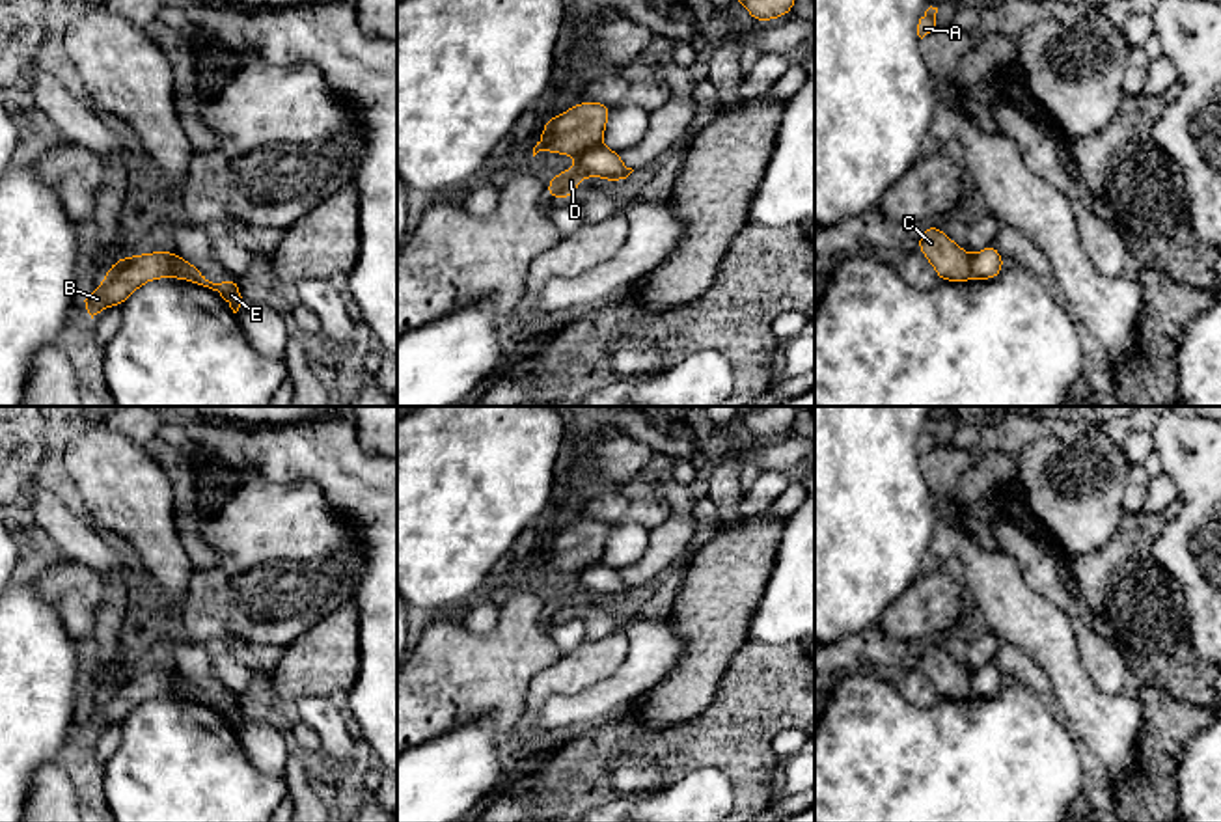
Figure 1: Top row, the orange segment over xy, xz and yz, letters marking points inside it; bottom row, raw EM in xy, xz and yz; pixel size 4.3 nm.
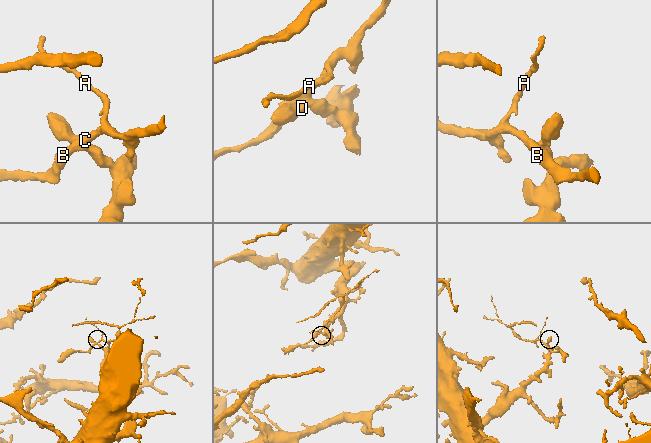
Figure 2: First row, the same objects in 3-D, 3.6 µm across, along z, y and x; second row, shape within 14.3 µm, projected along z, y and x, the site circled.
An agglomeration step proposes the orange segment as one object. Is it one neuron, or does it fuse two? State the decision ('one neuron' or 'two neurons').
two neurons

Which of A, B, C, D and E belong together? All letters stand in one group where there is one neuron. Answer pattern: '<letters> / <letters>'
A B C / D E

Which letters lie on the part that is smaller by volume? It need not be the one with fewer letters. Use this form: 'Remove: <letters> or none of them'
Remove: A, B, C

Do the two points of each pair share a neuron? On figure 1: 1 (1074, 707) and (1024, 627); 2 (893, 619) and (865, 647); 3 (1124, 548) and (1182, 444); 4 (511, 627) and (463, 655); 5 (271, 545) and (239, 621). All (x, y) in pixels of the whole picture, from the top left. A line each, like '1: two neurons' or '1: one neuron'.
1: one neuron
2: two neurons
3: two neurons
4: one neuron
5: one neuron

